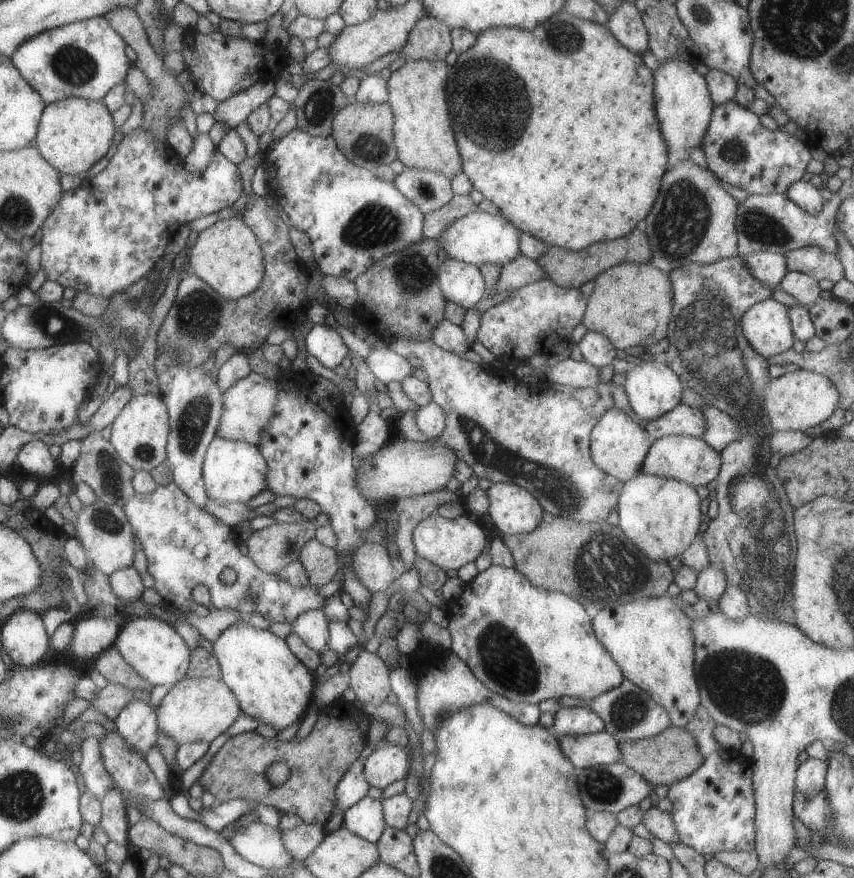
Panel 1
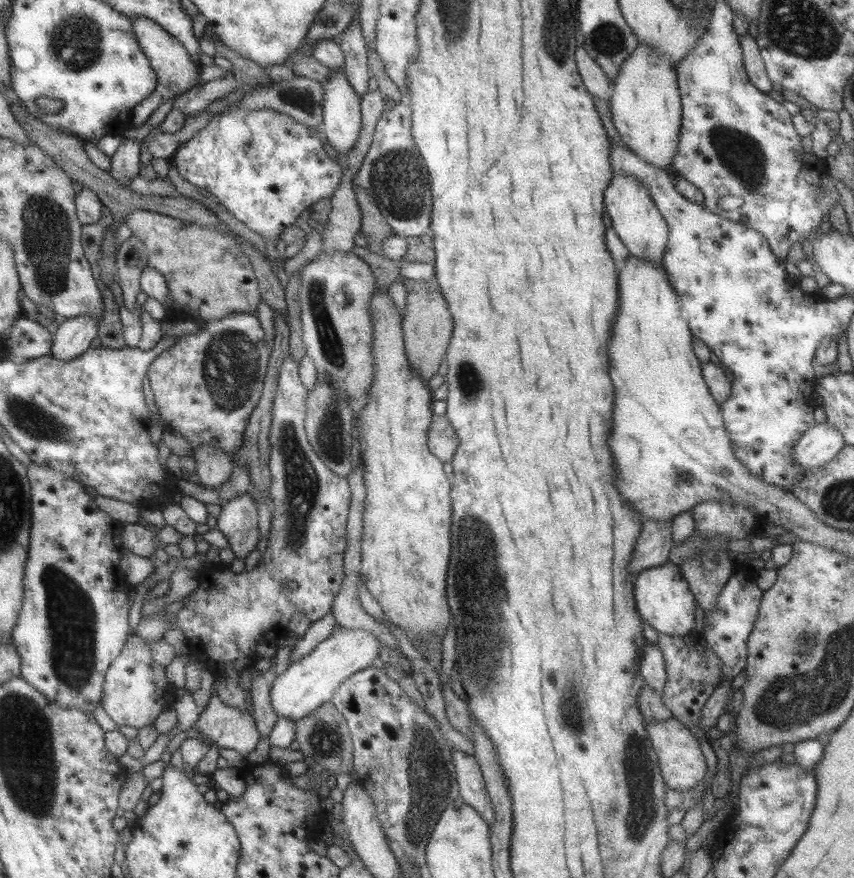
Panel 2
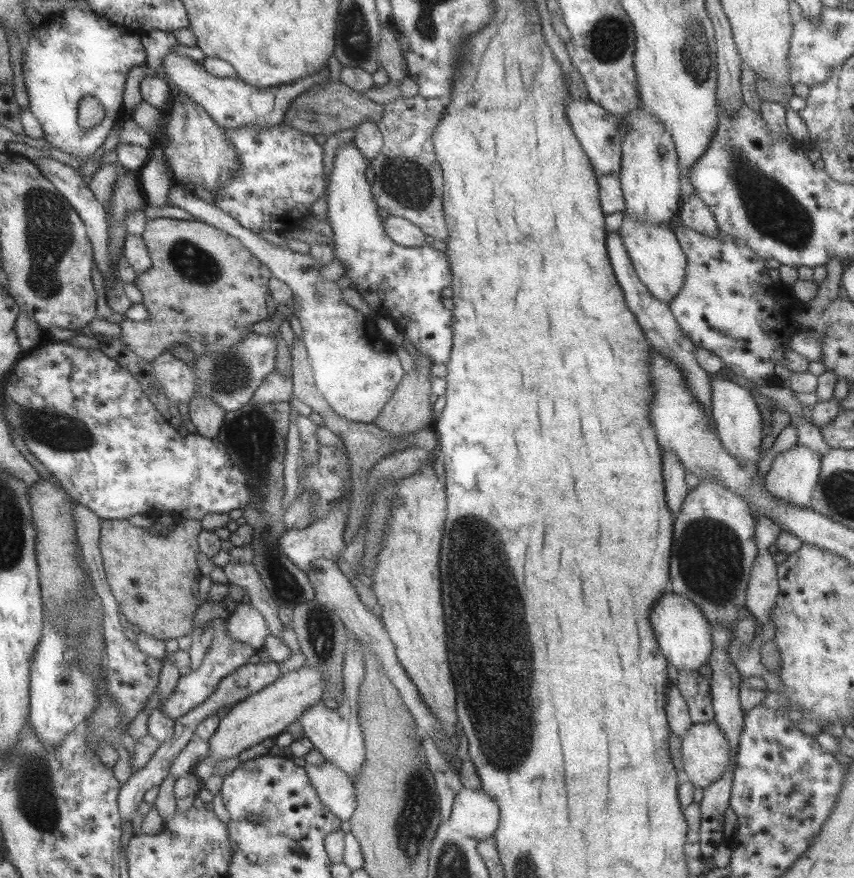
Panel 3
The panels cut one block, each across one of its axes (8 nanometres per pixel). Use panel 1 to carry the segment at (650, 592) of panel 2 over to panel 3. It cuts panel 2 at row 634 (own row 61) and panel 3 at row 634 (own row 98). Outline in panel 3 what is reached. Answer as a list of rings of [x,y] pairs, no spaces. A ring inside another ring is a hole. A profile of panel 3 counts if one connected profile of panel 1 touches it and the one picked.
[[[667,590],[650,608],[649,618],[661,654],[678,671],[699,670],[710,660],[712,626],[694,603]]]

